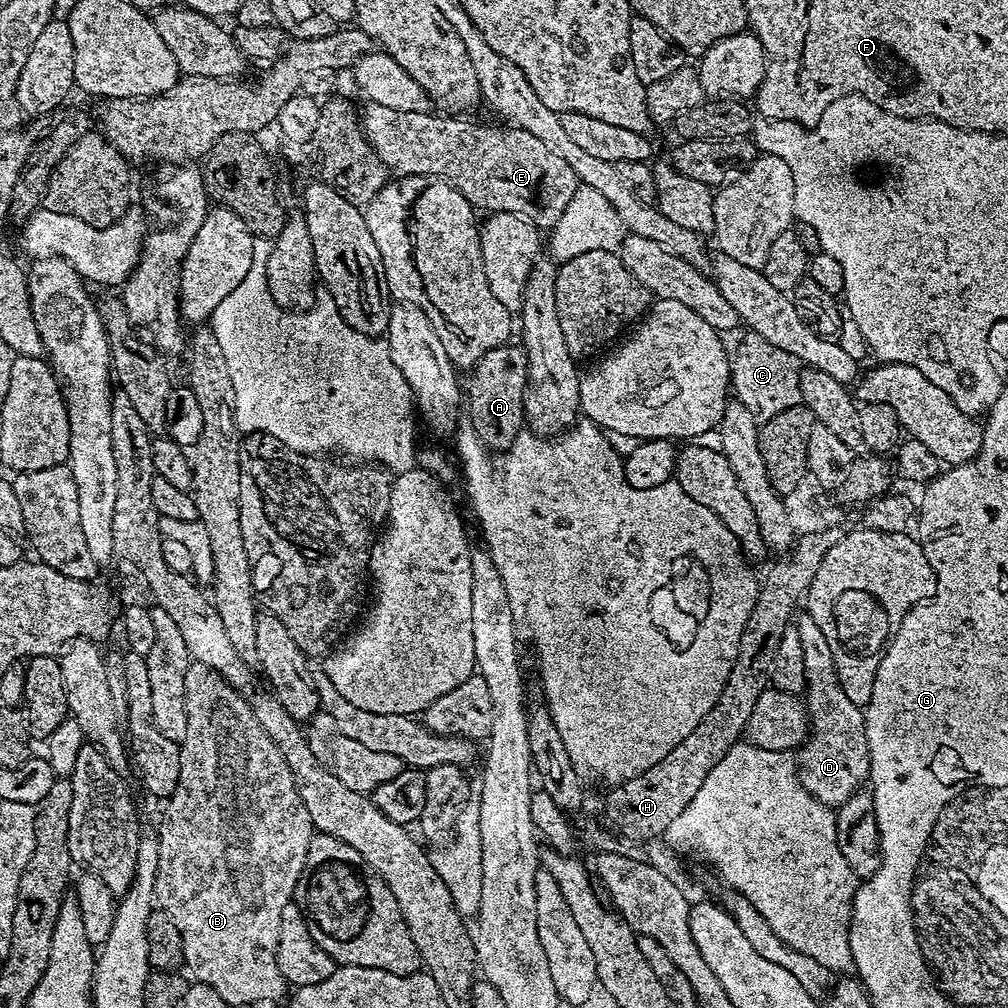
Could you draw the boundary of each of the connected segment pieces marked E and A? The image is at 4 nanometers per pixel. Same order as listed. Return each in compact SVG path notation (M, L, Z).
M371 102L365 103L362 108L362 125L370 146L378 153L381 160L393 173L403 174L406 176L439 176L446 182L450 182L472 203L472 207L477 210L483 210L485 213L509 212L510 214L518 214L532 221L540 230L551 230L555 228L558 218L562 218L562 214L566 214L566 206L570 206L570 198L574 198L578 181L574 170L570 170L570 166L566 162L566 158L559 156L550 146L546 146L546 142L542 142L542 138L534 138L534 134L526 134L526 130L512 127L491 128L488 124L475 124L472 120L464 120L468 118L457 118L452 114L437 114L435 111L430 112L407 112L406 110L390 110L390 106L378 106Z
M509 342L490 350L471 369L466 382L466 406L468 420L473 432L479 436L485 448L503 450L516 441L516 435L525 427L524 391L528 377L528 359L519 343Z

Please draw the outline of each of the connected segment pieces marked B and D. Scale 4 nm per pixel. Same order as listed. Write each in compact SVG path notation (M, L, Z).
M192 660L186 670L186 738L179 741L182 758L182 774L178 774L178 790L169 796L164 808L164 821L158 831L158 874L156 875L156 904L159 911L165 912L178 926L178 934L182 938L184 951L183 967L192 971L191 979L197 984L205 984L224 999L225 1005L232 1004L264 1004L267 1000L276 1000L286 989L284 975L278 970L278 934L282 926L282 910L293 903L298 886L298 878L302 874L302 866L306 866L306 854L310 850L310 842L314 835L312 819L296 792L296 783L292 777L290 766L282 758L278 746L258 726L258 718L254 718L254 710L248 705L243 694L222 678L210 666Z
M807 614L795 617L794 627L798 630L798 638L802 638L802 658L806 661L806 682L802 699L808 709L810 731L808 739L798 749L798 782L815 800L822 802L825 809L835 810L840 807L850 794L861 791L868 780L870 758L868 757L868 743L866 742L866 726L864 725L864 710L854 706L850 698L846 698L846 690L838 682L838 674L834 670L834 654L830 654L830 645L822 630L814 622L814 618Z

